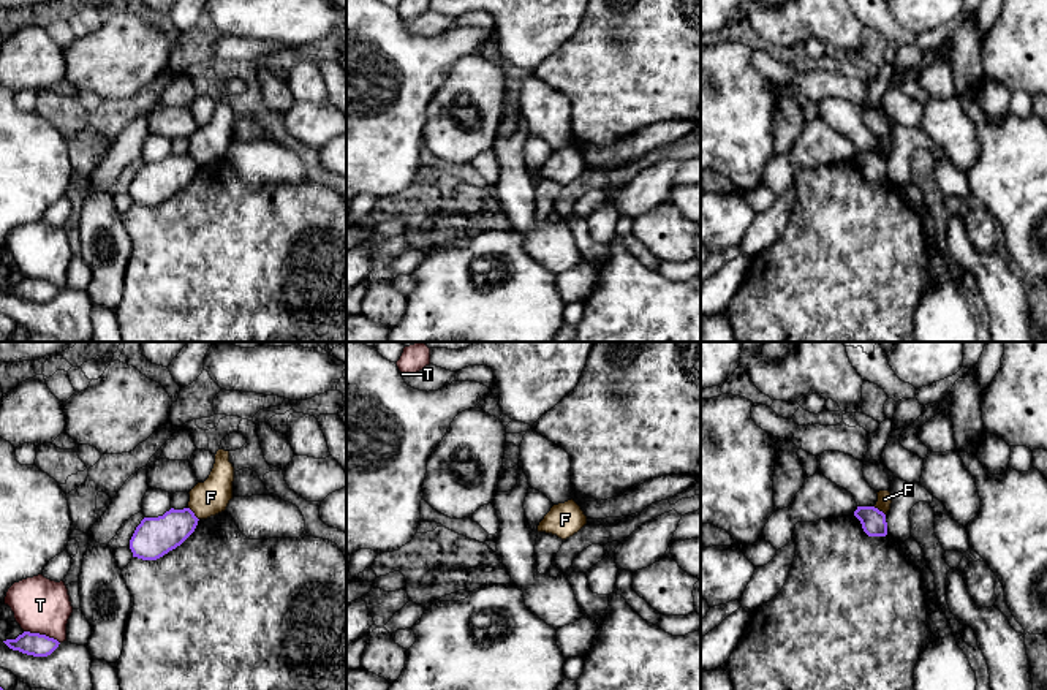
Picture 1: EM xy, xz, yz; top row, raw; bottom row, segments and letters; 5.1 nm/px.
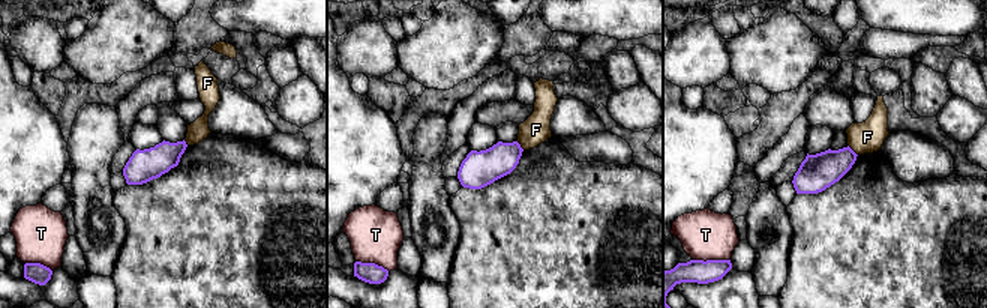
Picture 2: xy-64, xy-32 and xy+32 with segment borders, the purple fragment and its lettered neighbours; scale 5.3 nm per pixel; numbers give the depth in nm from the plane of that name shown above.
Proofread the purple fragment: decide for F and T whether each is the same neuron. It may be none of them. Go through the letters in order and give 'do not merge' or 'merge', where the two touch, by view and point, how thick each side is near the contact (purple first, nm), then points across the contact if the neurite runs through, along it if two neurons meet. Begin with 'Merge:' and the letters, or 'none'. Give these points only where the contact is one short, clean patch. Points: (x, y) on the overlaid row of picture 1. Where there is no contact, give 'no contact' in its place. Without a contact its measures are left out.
Merge: none
F: do not merge; contact xy (193, 513); calibres 200 and 180 nm; border xy (188, 507), (198, 519)
T: do not merge; contact xy (41, 635); calibres 120 and 280 nm; border xy (24, 630), (45, 633), (59, 643)

